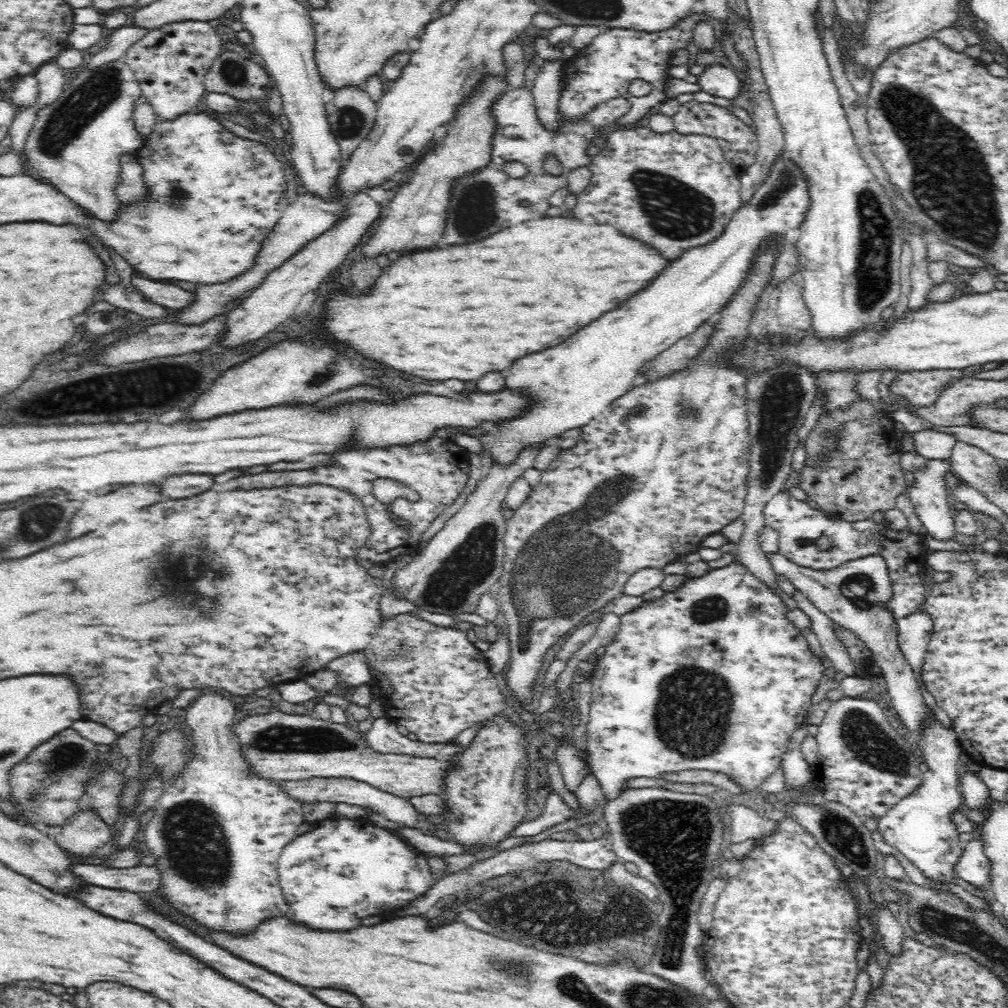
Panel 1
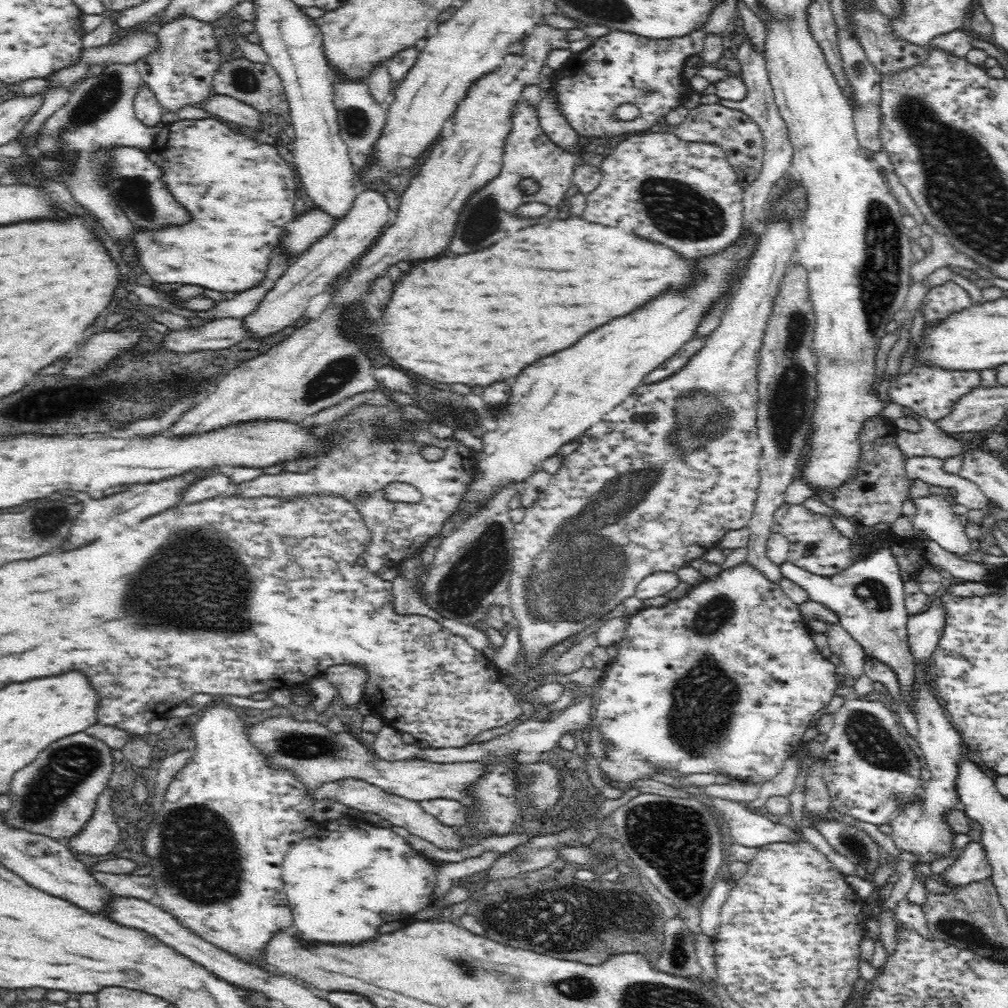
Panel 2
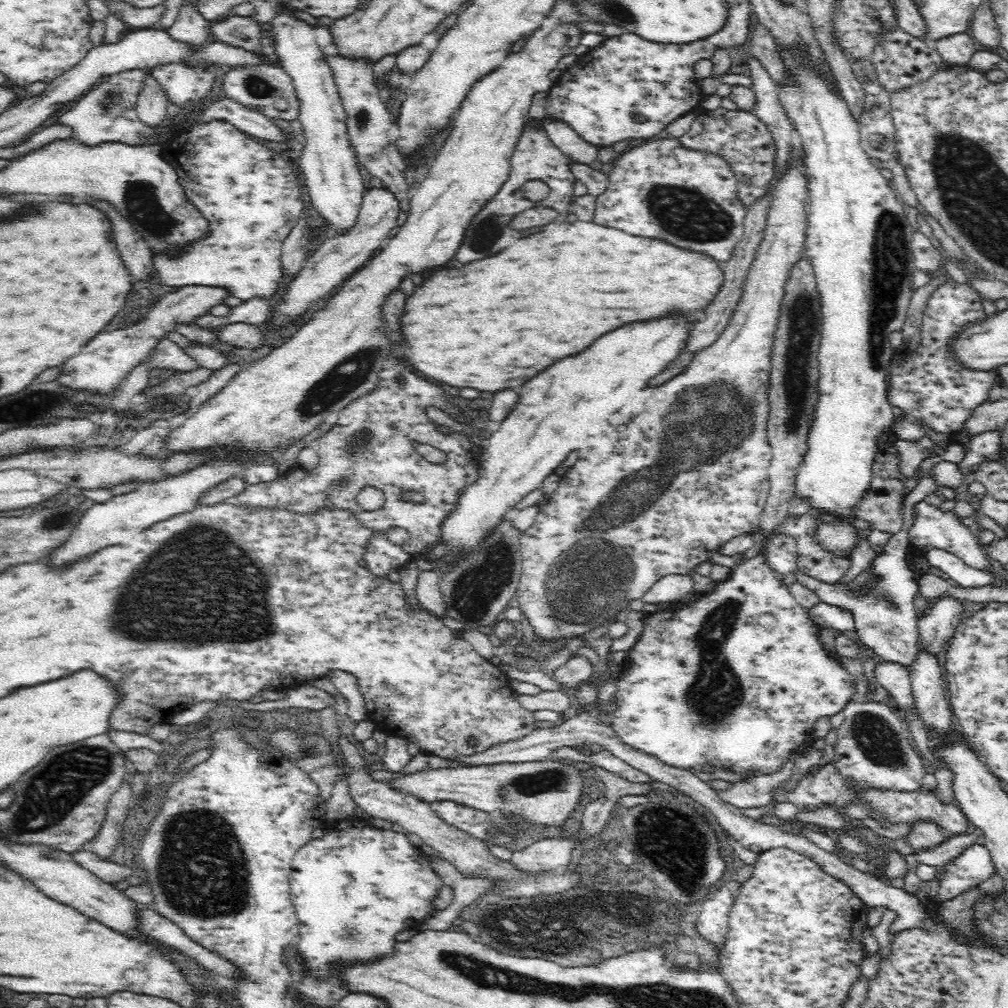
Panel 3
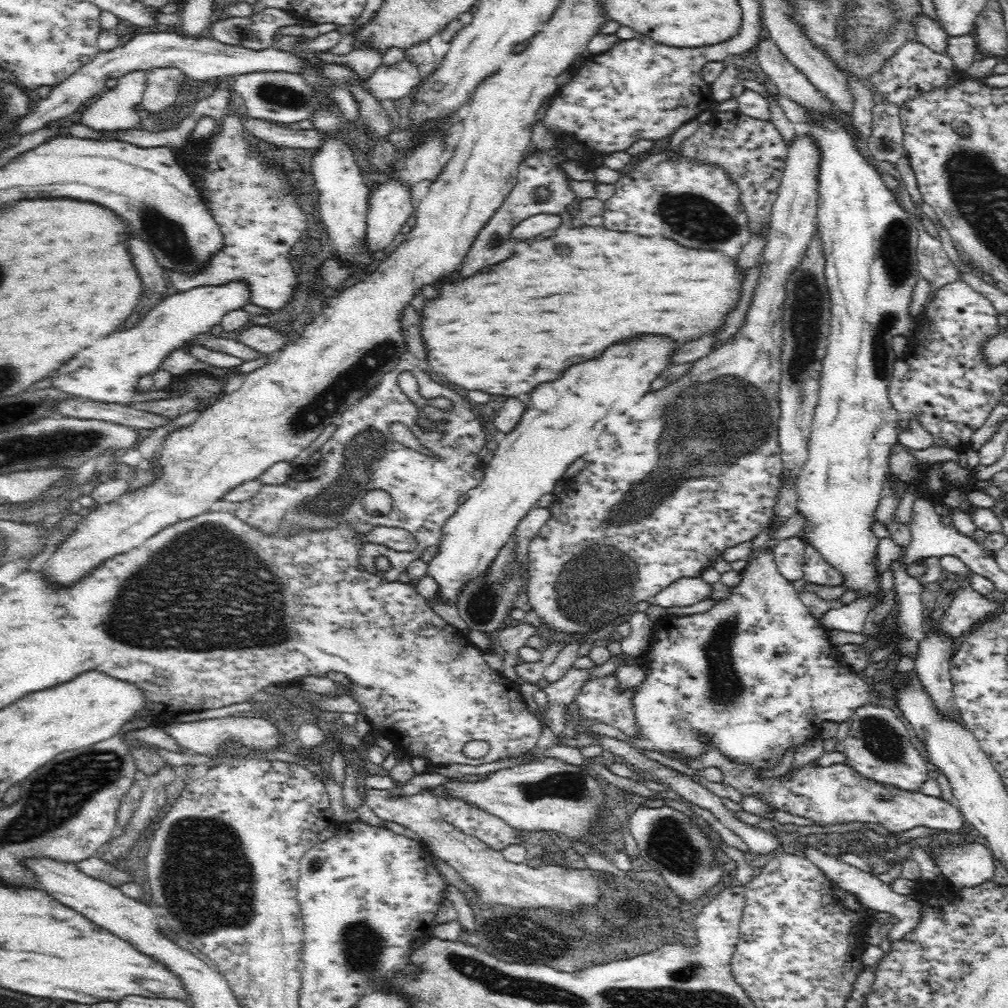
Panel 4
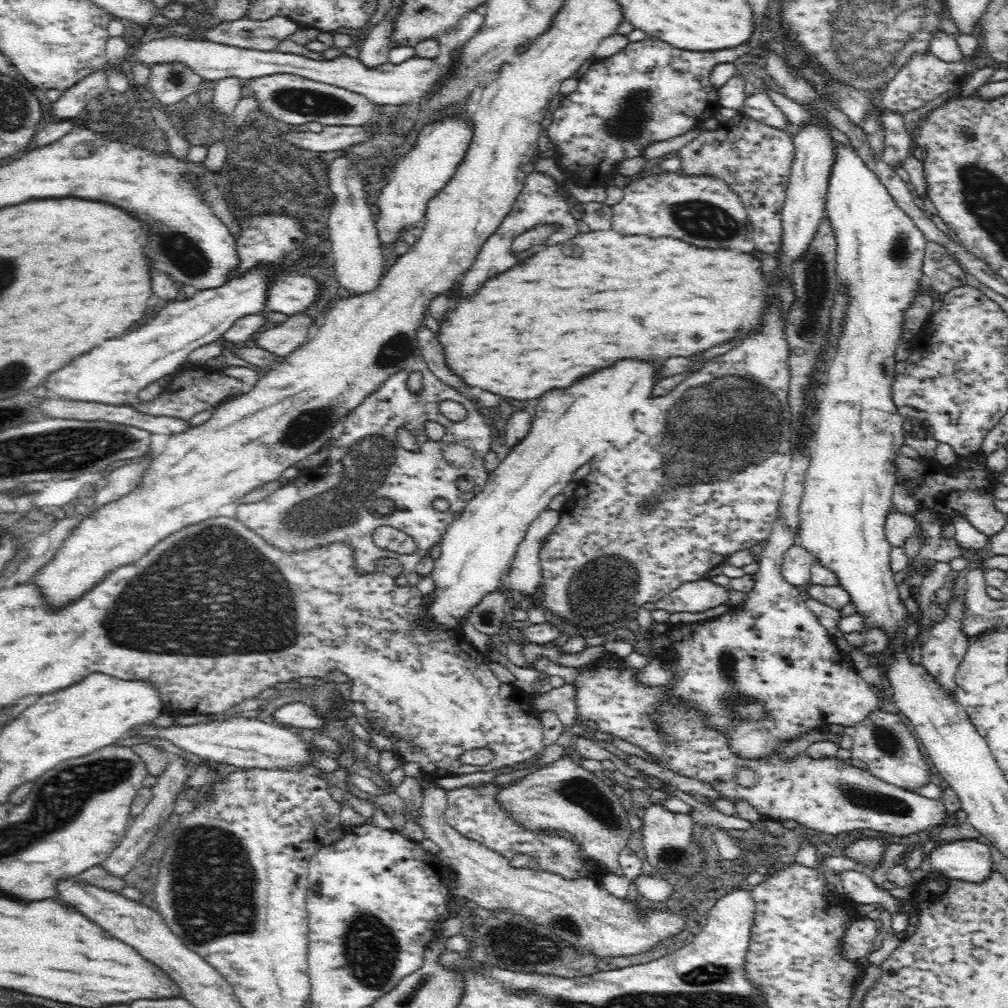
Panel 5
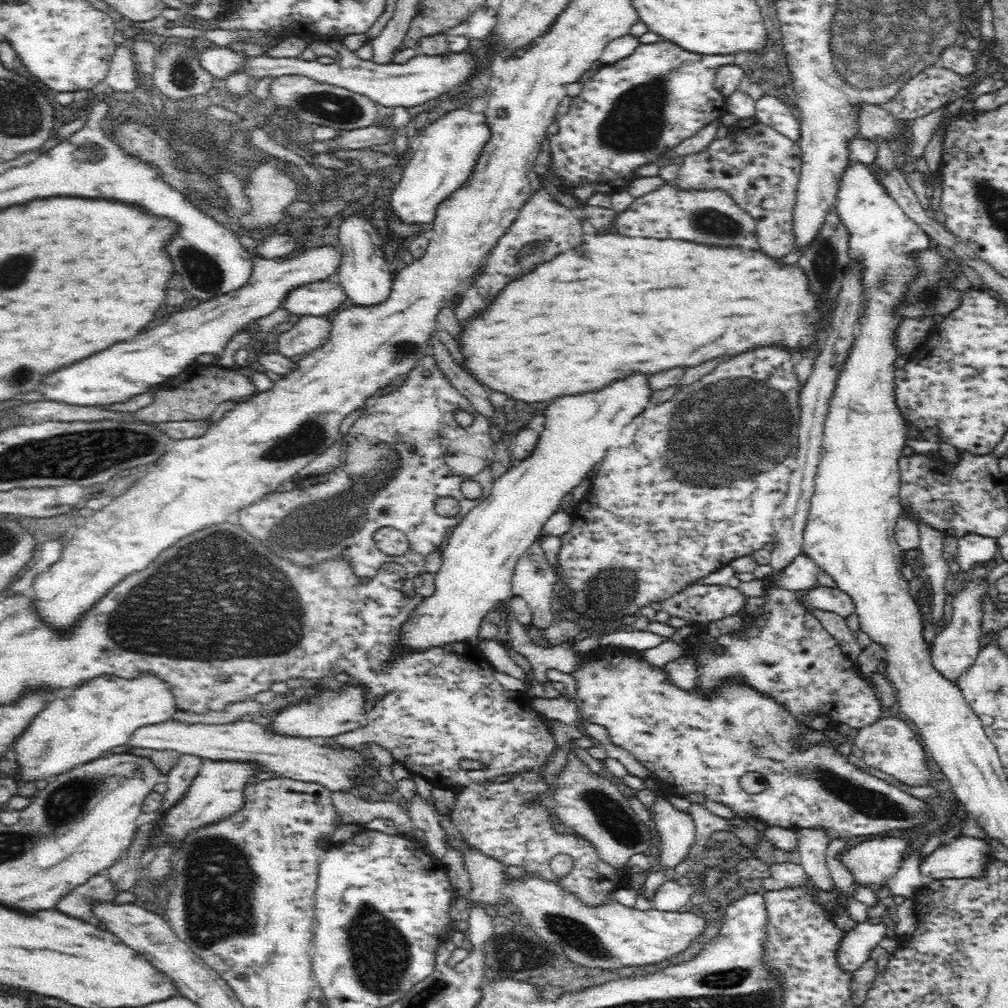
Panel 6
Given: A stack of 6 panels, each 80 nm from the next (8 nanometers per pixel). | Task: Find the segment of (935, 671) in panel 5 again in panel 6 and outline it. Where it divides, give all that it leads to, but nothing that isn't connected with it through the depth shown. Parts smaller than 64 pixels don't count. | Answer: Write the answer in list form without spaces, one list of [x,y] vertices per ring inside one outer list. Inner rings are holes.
[[[973,579],[968,584],[962,585],[962,592],[952,597],[952,618],[948,624],[940,624],[938,629],[929,632],[929,659],[934,668],[944,675],[950,682],[955,682],[959,674],[971,665],[979,646],[987,638],[979,632],[979,600],[989,592],[985,580]]]

